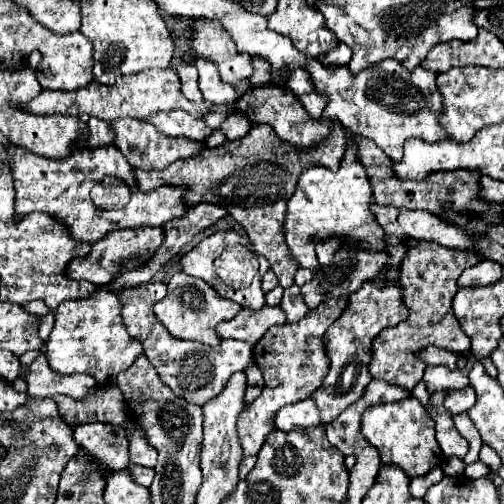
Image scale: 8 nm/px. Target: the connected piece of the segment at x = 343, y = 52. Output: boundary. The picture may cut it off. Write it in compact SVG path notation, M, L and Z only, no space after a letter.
M338 42L328 54L320 56L320 62L326 66L342 66L342 64L348 64L350 58L352 58L352 50L342 42Z

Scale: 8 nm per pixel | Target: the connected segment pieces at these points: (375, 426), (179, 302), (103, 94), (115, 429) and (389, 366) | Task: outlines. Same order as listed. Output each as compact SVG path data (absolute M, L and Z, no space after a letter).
M402 398L400 402L376 404L362 414L362 436L380 452L384 464L400 466L410 478L424 476L430 468L440 466L444 454L434 438L434 422L426 416L424 406L414 398Z
M176 272L168 282L168 294L154 304L154 312L172 336L180 340L196 340L208 346L216 346L220 342L214 330L216 324L234 318L240 312L240 306L216 294L216 290L212 290L212 286L208 286L204 280L188 276L184 272Z
M172 68L144 70L140 74L120 77L120 82L116 82L114 86L104 86L104 84L98 84L96 80L92 80L88 86L72 90L72 92L44 88L32 102L28 102L28 106L24 106L24 110L32 112L36 116L44 116L44 114L70 114L70 116L88 114L88 116L96 116L104 122L114 122L116 118L148 118L158 110L168 112L168 110L176 110L176 108L192 110L198 118L206 116L206 104L194 104L194 102L184 98L184 94L180 92L180 80Z
M88 422L76 426L74 438L108 470L122 470L128 466L126 428L106 422Z
M404 240L408 246L408 256L400 268L398 284L404 286L404 302L410 308L408 322L400 322L394 328L382 330L372 342L372 362L370 374L376 380L392 382L408 392L414 390L418 382L422 382L426 364L420 360L420 350L428 346L444 346L452 352L468 352L468 336L460 330L456 316L452 314L452 298L458 290L456 280L462 270L480 262L480 258L472 252L460 252L452 248L444 248L434 242L418 242Z

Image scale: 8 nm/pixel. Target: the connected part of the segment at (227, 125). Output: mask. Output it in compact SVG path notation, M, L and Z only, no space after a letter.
M230 114L224 122L222 122L222 126L220 126L220 130L228 136L228 140L236 140L236 138L244 138L248 132L250 132L250 122L244 118L244 114Z

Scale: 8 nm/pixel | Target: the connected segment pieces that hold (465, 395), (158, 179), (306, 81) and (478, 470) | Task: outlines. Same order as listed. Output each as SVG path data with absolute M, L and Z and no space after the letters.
M466 386L462 390L448 390L444 406L452 414L460 414L464 410L470 410L474 406L474 402L476 402L476 392L472 390L472 386Z
M134 170L134 178L138 180L138 190L152 190L152 188L158 188L158 186L164 186L164 184L170 184L170 180L164 176L166 170Z
M302 69L295 70L286 84L288 88L292 88L292 92L297 96L314 92L314 84L308 72Z
M478 460L478 462L472 462L472 464L466 466L466 476L468 476L468 478L482 478L482 476L488 474L488 470L490 470L490 468Z

